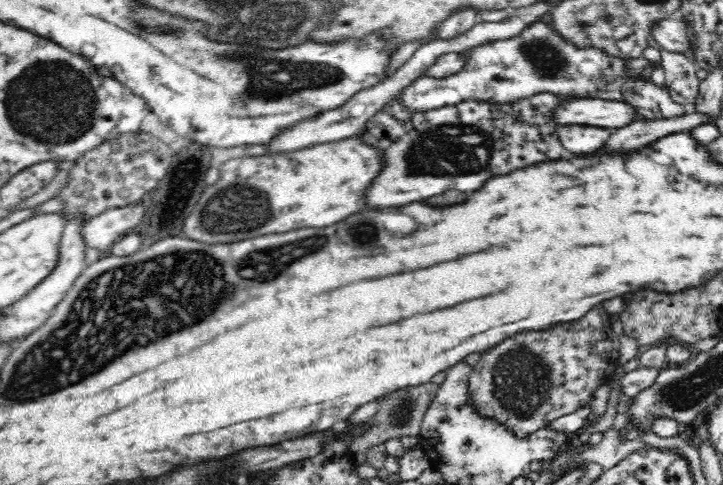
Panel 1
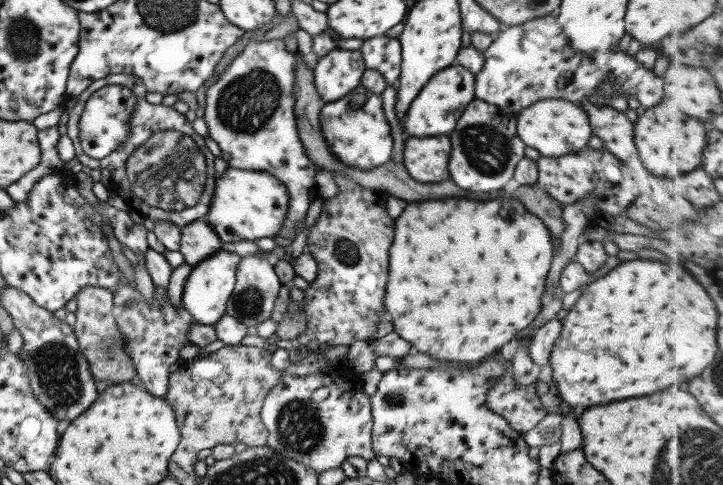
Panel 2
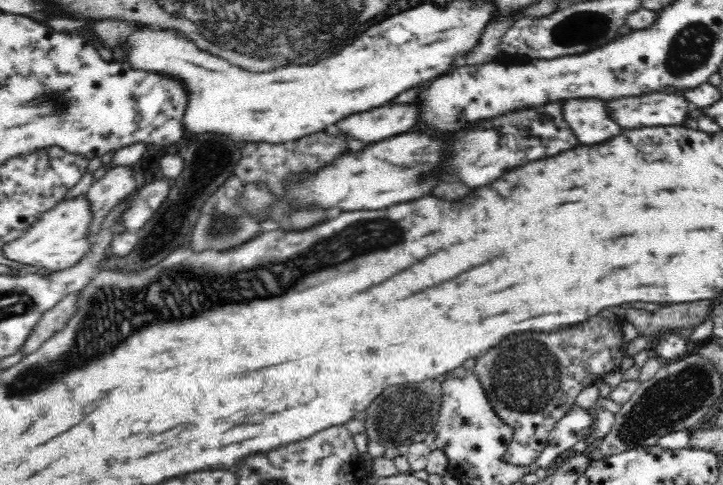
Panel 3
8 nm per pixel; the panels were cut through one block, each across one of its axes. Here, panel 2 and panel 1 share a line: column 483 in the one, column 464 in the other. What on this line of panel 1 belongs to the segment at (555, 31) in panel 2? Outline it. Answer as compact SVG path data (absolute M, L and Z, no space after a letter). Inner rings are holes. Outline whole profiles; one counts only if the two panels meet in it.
M540 21L525 26L510 38L492 39L471 46L461 53L463 65L443 79L418 77L406 85L402 101L408 109L430 110L460 104L466 100L486 104L512 104L526 98L548 93L558 98L598 98L630 103L633 120L670 120L684 116L688 106L676 103L669 90L654 84L644 75L628 75L627 59L590 45L578 47L574 41L562 37L556 27Z

